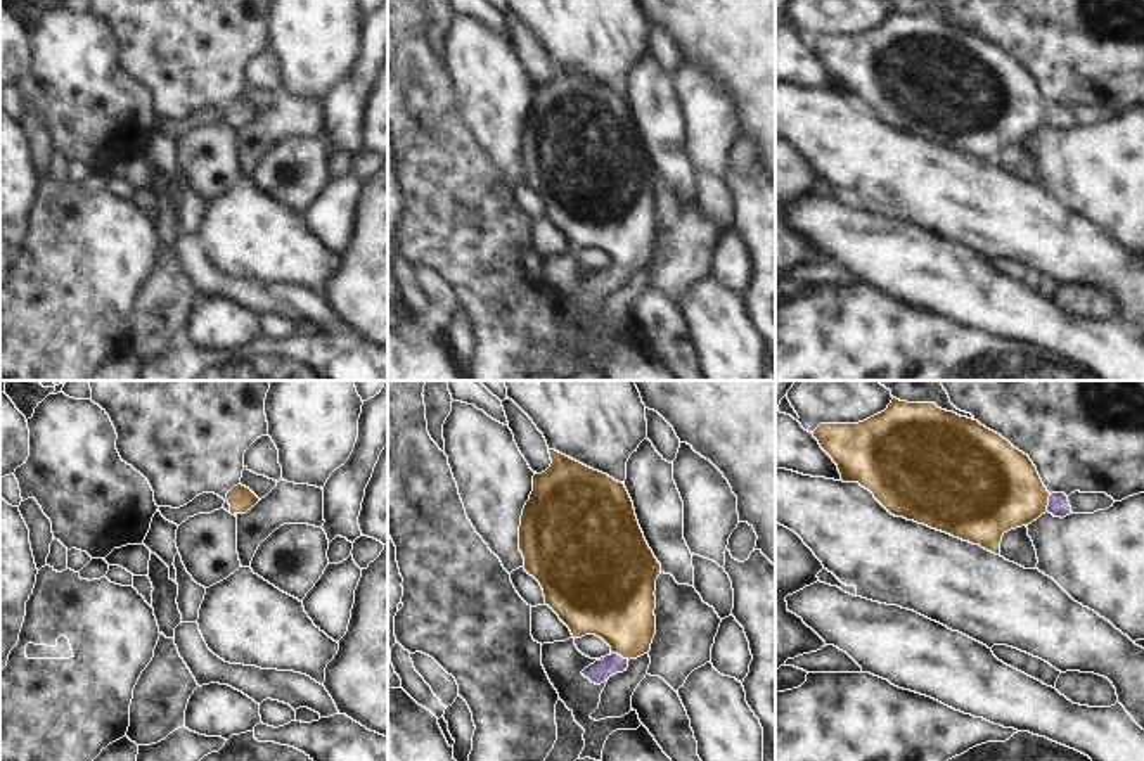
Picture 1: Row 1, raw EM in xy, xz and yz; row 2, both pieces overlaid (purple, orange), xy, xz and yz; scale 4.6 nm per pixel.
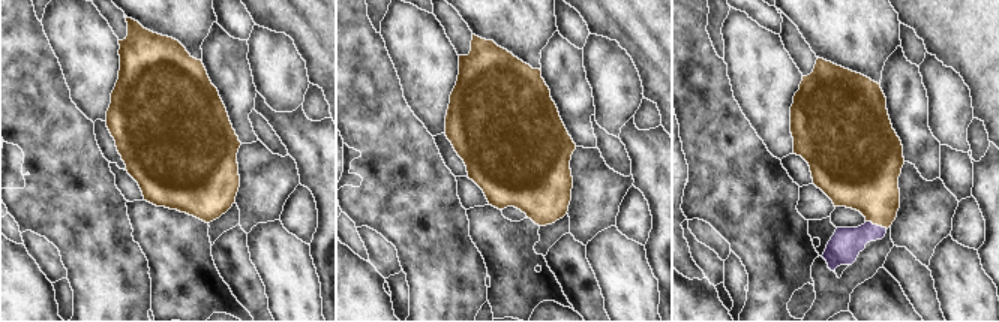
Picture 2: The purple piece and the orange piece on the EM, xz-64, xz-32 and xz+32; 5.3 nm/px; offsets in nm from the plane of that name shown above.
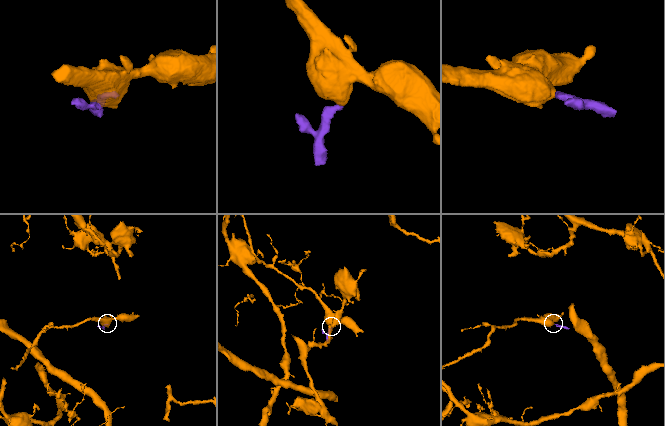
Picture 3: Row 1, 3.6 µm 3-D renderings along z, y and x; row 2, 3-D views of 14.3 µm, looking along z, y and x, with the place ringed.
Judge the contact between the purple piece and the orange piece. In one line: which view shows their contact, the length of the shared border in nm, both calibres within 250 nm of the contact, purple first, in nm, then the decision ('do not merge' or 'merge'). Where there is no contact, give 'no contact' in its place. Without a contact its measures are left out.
yz | 80 nm | 100/380 nm | merge

